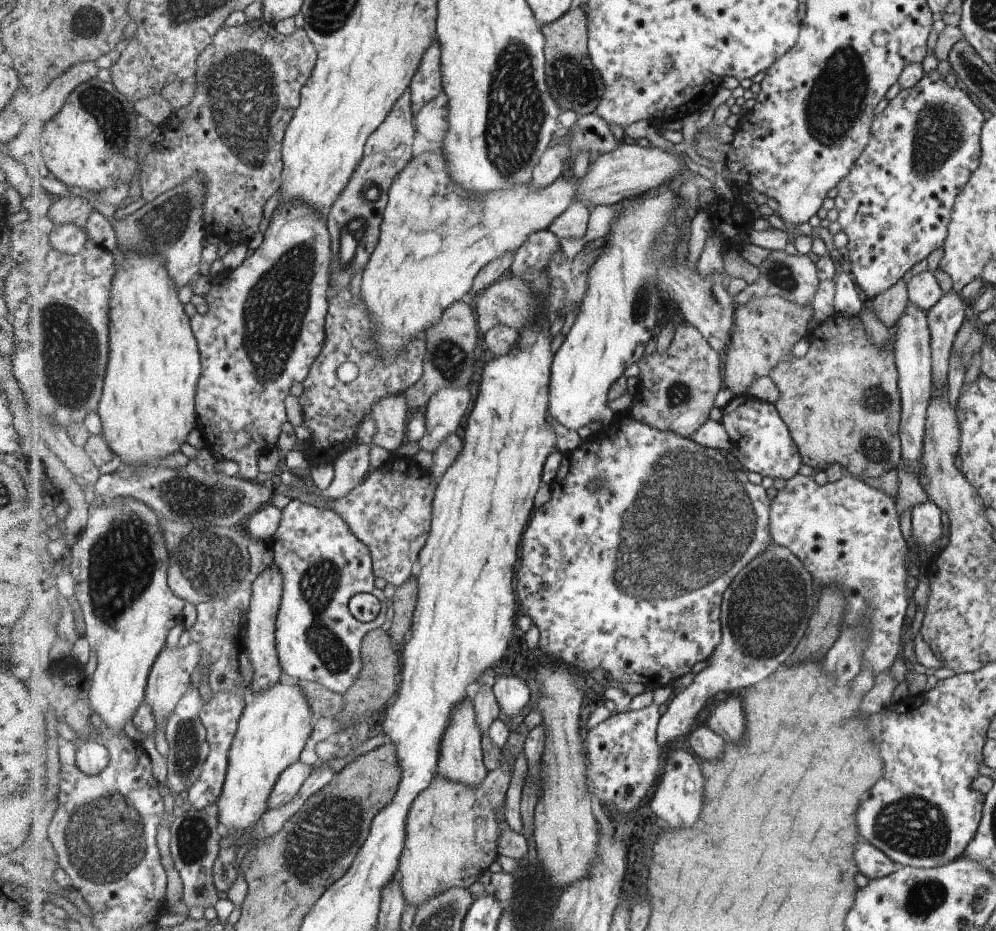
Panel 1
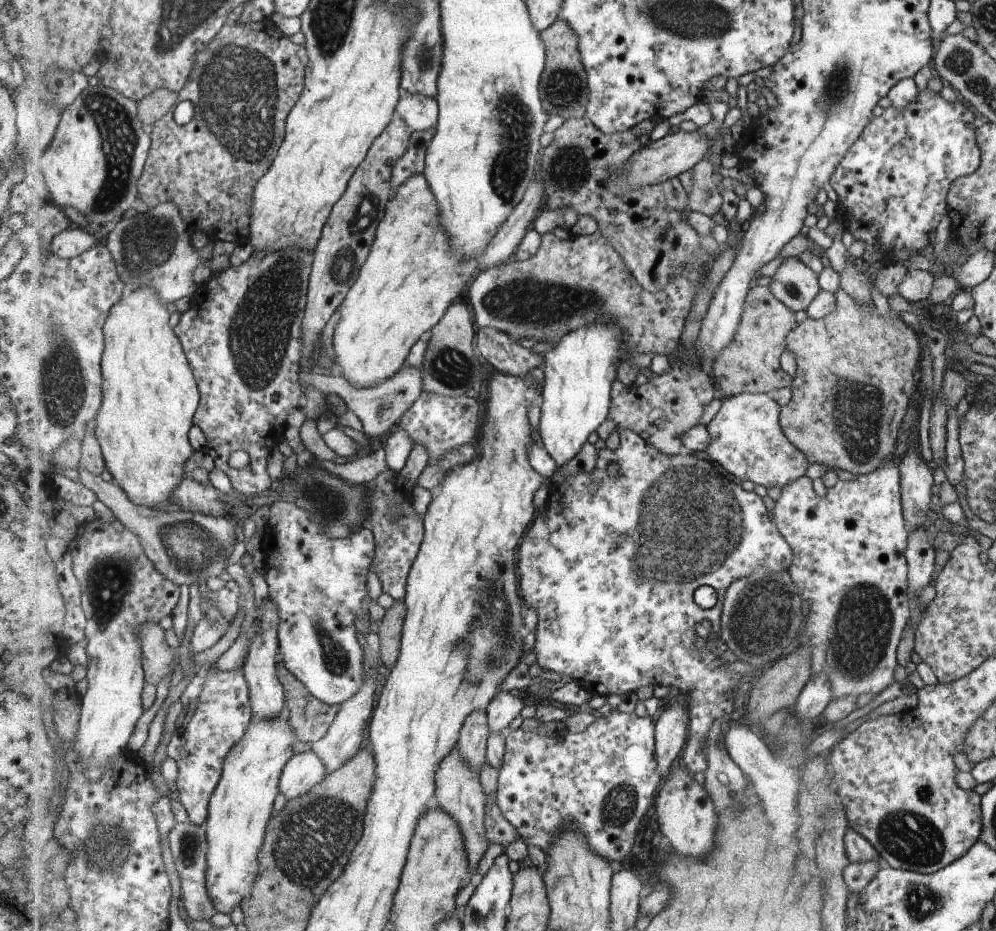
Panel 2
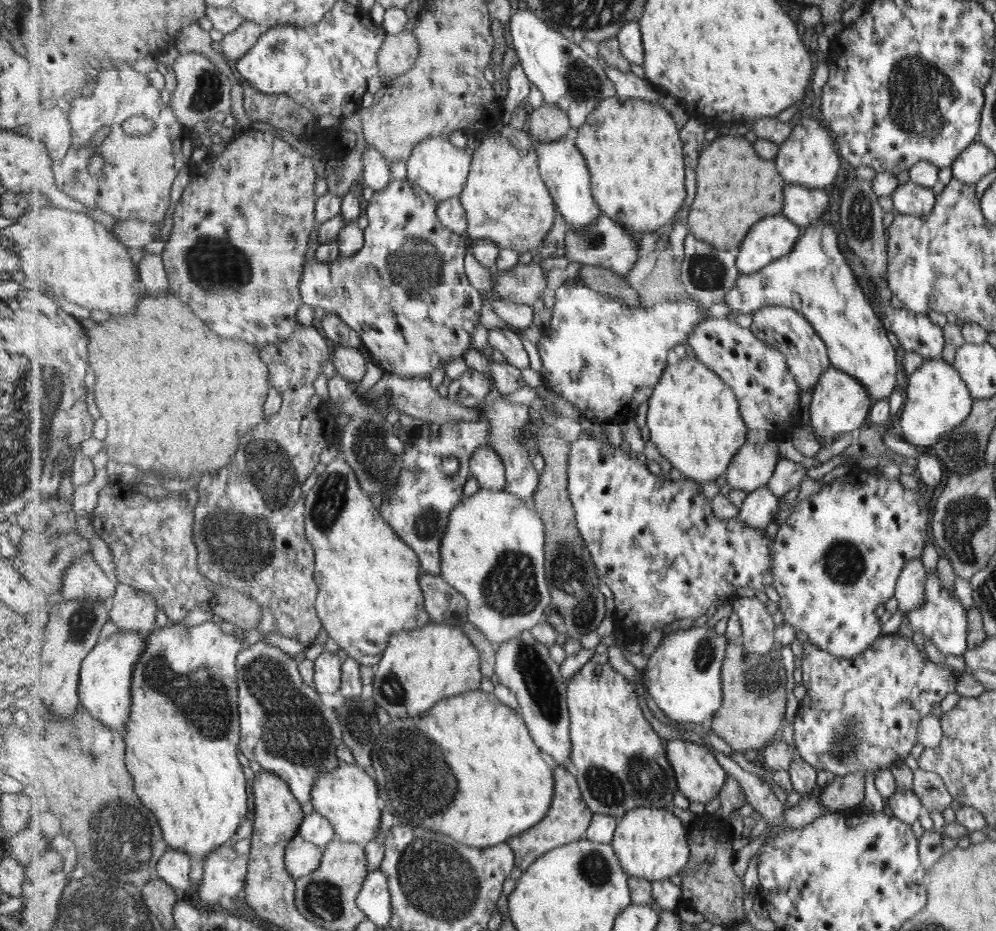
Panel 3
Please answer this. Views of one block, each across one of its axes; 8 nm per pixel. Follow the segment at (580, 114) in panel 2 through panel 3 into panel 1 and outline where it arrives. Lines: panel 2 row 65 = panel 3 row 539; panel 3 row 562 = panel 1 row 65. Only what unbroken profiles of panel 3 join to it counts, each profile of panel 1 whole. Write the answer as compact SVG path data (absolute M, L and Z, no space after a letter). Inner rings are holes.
M575 5L567 14L541 29L546 36L547 82L555 100L563 111L573 110L578 117L595 113L602 103L606 84L590 55L587 14Z

